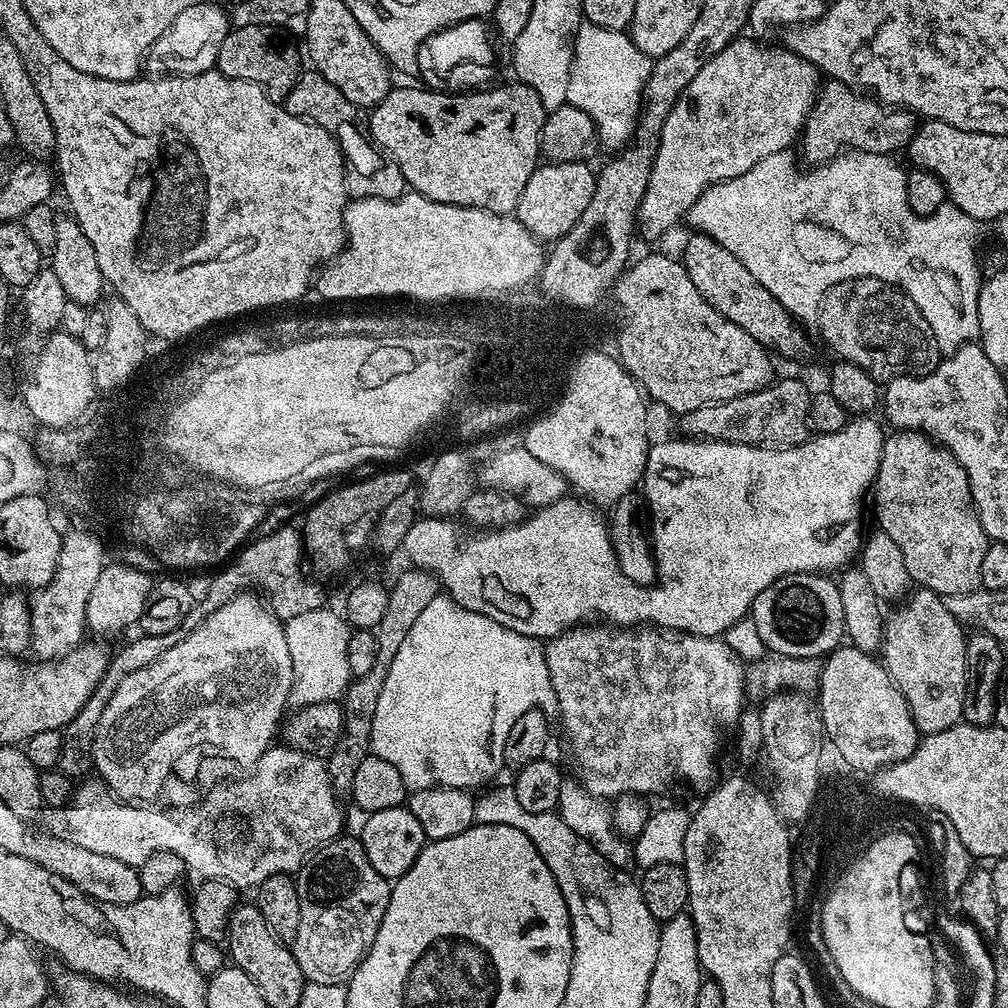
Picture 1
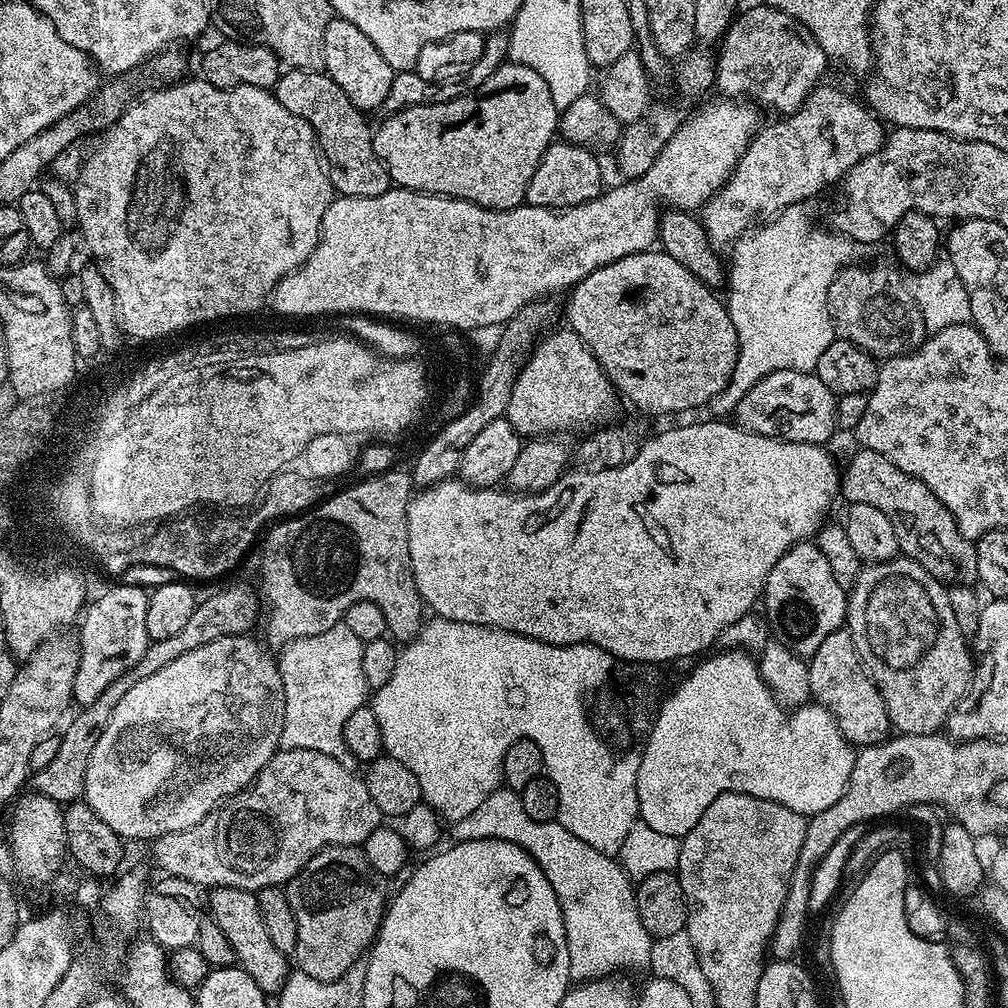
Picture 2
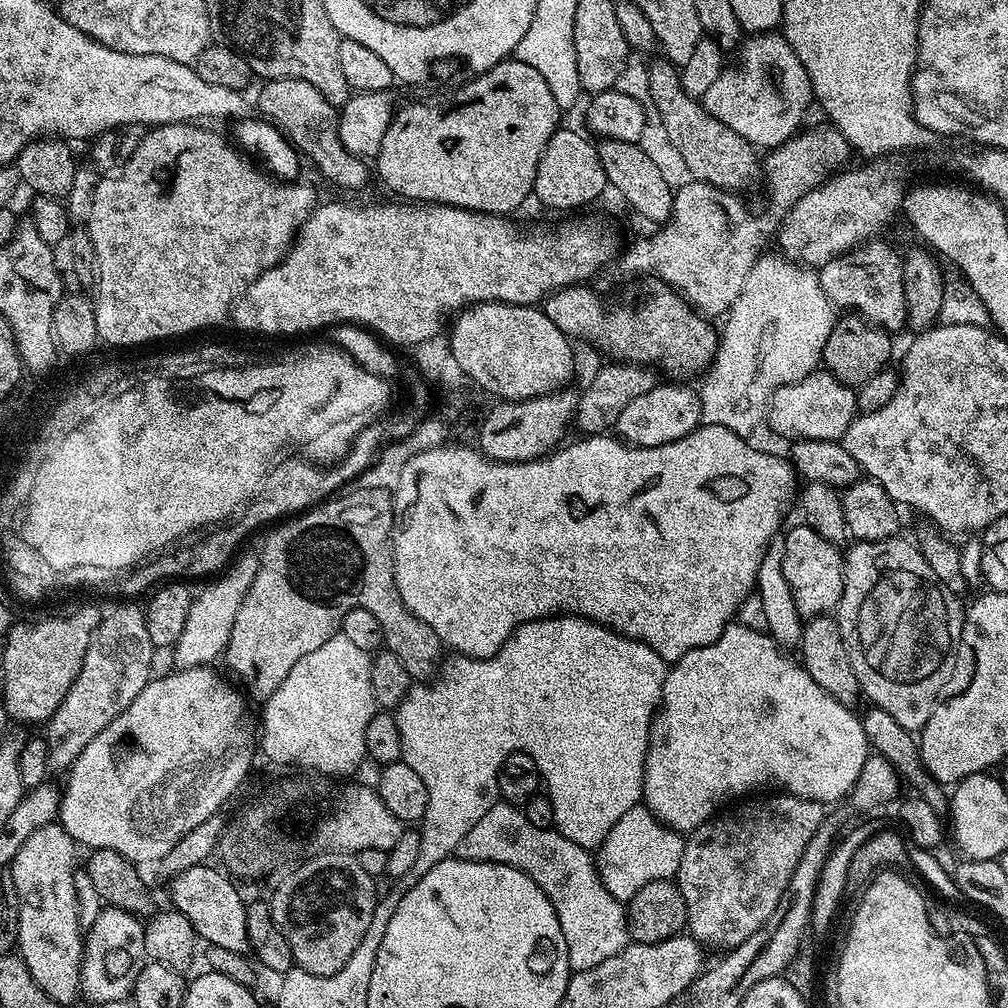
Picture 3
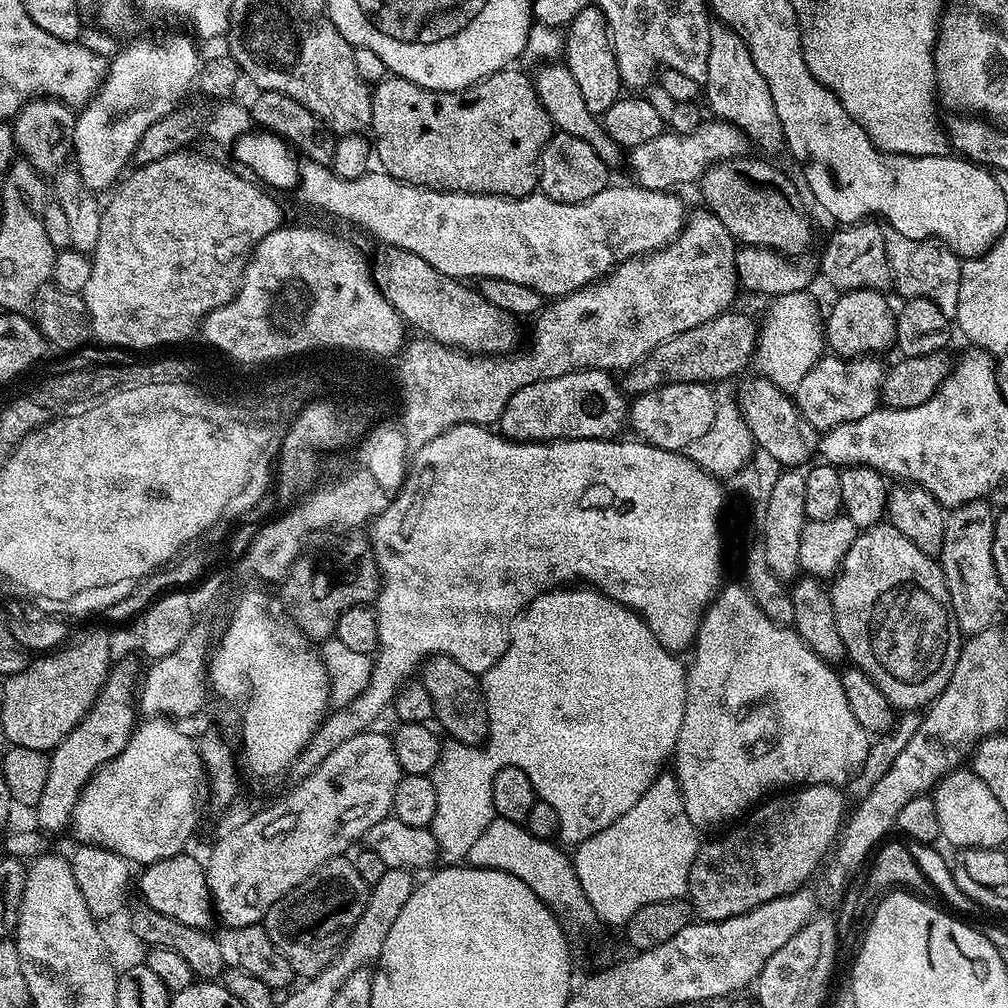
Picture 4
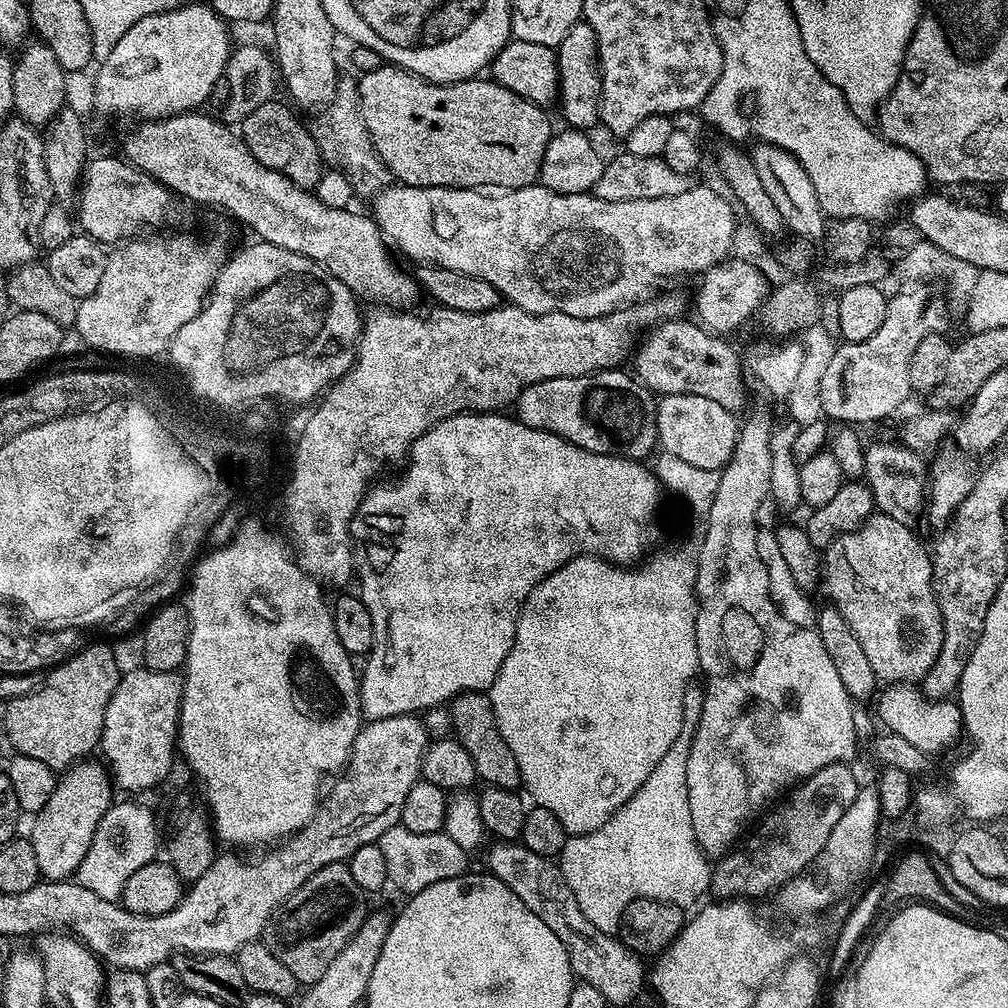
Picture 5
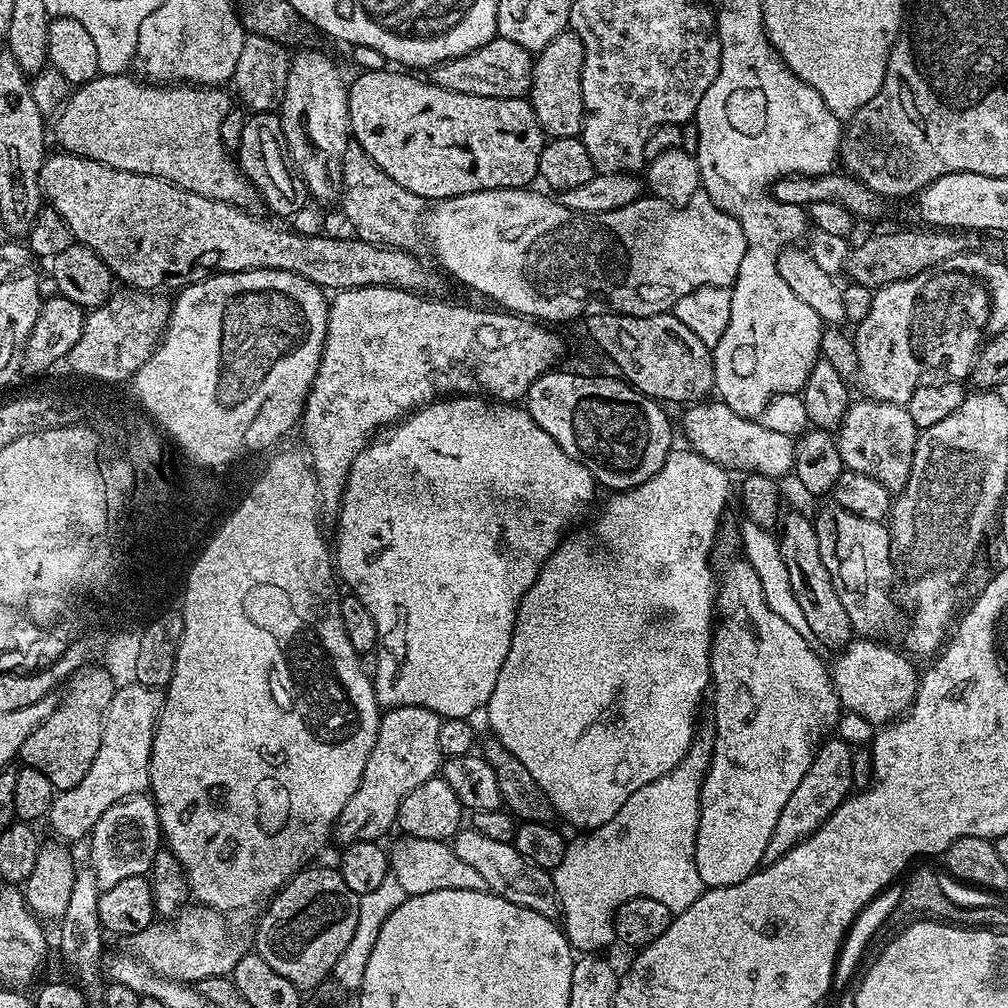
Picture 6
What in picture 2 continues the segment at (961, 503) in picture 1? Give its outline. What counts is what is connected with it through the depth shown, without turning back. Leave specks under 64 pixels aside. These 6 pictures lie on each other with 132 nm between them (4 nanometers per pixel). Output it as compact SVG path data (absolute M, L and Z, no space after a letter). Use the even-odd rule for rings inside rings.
M860 448L848 460L848 465L843 465L842 479L840 481L840 490L843 499L848 504L857 504L866 502L866 506L875 506L890 518L890 523L898 533L898 542L900 551L903 555L909 556L914 562L918 562L928 573L936 580L943 582L948 586L972 586L977 583L978 558L976 557L976 545L968 540L958 530L950 510L923 484L918 478L906 474L890 462L882 454L878 454L869 448Z

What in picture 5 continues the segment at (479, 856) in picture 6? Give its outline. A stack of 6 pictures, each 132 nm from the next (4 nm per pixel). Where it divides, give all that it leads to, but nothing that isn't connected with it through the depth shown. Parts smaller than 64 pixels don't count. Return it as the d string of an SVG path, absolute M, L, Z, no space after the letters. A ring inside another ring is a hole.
M496 842L493 845L488 852L487 871L498 877L506 886L510 886L510 890L514 890L514 894L518 894L518 898L522 898L522 902L526 902L528 909L534 914L538 914L538 918L542 918L542 922L546 922L546 926L550 926L550 930L554 930L554 934L558 934L562 946L566 946L568 951L573 977L594 986L604 995L604 999L609 1005L628 1004L631 1000L638 999L644 984L646 988L646 968L640 965L641 957L620 943L616 936L602 934L602 930L598 930L598 926L594 926L594 922L590 922L586 918L586 914L582 914L582 910L578 906L578 898L574 898L570 886L566 886L566 878L560 873L559 863L555 859L534 854L534 850L530 850L523 842Z

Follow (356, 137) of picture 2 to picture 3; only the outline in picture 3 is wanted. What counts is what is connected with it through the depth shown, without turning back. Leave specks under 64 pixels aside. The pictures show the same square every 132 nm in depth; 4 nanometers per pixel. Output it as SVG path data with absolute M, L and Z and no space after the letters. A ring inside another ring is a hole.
M278 78L266 80L259 85L260 93L254 100L261 117L272 125L276 125L285 136L291 140L293 146L305 157L312 159L312 164L336 188L349 188L356 192L368 184L370 168L365 161L342 146L342 138L338 138L338 108L331 104L310 82L302 82L298 78Z

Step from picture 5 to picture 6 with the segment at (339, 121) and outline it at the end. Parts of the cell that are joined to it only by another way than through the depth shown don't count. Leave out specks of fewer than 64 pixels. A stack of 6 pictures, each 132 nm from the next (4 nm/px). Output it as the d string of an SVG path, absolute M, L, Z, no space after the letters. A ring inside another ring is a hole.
M349 143L342 166L342 205L344 216L355 235L371 244L385 244L387 248L415 249L422 240L422 221L426 216L426 201L418 194L398 186L394 178L374 163L360 145Z

